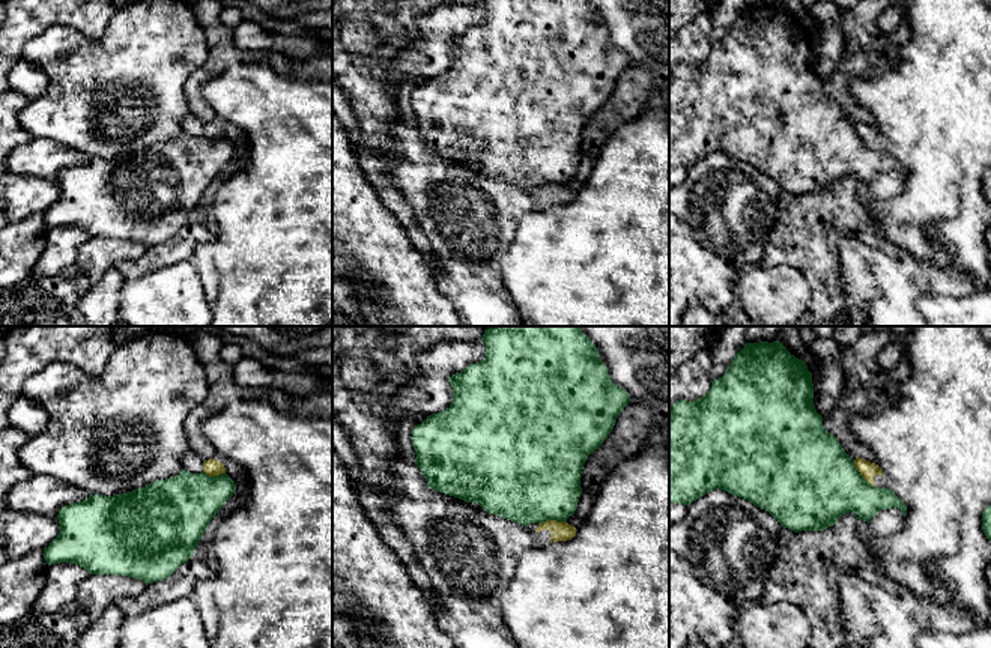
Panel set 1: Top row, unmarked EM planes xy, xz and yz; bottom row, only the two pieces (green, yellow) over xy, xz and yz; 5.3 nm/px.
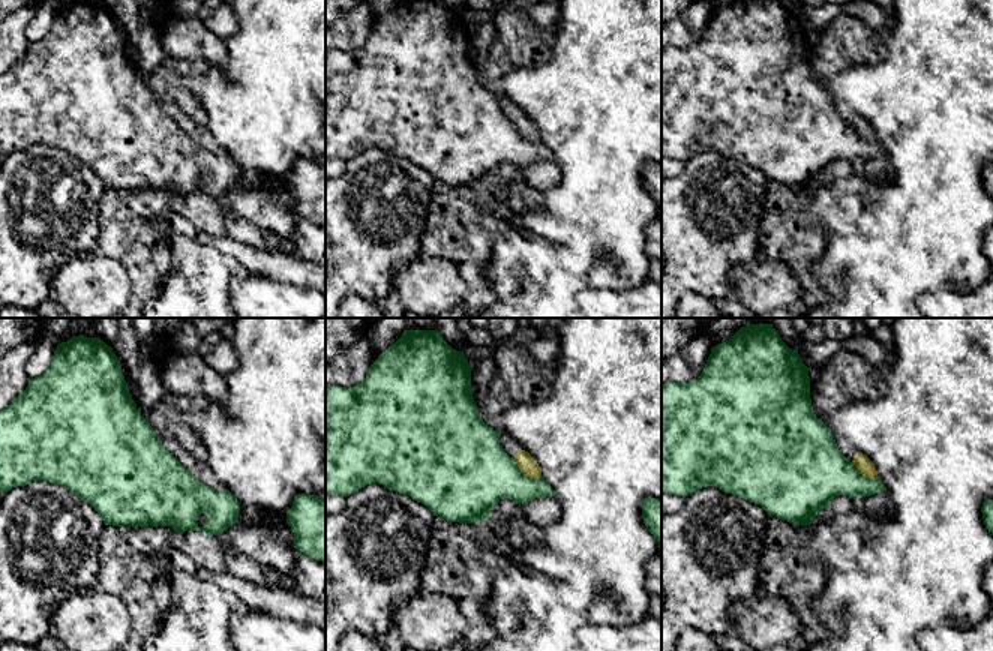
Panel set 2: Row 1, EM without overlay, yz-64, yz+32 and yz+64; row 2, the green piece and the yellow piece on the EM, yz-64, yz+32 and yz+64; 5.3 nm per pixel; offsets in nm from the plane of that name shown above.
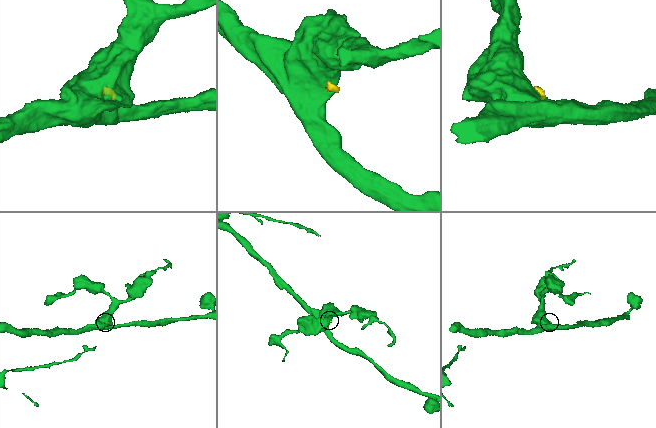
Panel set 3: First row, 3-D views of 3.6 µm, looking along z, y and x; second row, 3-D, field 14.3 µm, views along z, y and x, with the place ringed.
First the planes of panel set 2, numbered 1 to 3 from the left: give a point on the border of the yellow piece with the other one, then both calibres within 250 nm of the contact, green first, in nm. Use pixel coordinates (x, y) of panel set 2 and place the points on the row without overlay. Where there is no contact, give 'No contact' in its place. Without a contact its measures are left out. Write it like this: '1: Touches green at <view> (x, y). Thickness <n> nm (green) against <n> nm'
1: Touches green at yz-64 (191, 138). Thickness 420 nm (green) against 20 nm
2: Touches green at yz+32 (525, 140). Thickness 360 nm (green) against 100 nm
3: Touches green at yz+64 (861, 138). Thickness 340 nm (green) against 90 nm

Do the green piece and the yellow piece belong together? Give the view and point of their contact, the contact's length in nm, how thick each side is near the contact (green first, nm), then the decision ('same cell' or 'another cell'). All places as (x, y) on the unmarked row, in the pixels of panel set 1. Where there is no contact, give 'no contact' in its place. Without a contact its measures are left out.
yz (860, 139) | 190 nm | 460/90 nm | another cell

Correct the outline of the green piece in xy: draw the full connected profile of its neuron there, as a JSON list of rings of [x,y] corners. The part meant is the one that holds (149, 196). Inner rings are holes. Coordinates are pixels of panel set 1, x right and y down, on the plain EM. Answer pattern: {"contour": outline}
{"contour": [[[185,132],[176,140],[158,143],[132,155],[105,159],[90,158],[83,165],[60,171],[59,198],[44,212],[48,229],[71,226],[90,238],[116,238],[146,248],[170,241],[199,209],[209,185],[233,159],[235,144],[227,137],[209,140]]]}

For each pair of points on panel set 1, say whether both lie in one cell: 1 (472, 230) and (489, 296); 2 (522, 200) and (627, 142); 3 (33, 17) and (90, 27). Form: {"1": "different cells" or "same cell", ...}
{"1": "same cell", "2": "different cells", "3": "same cell"}

